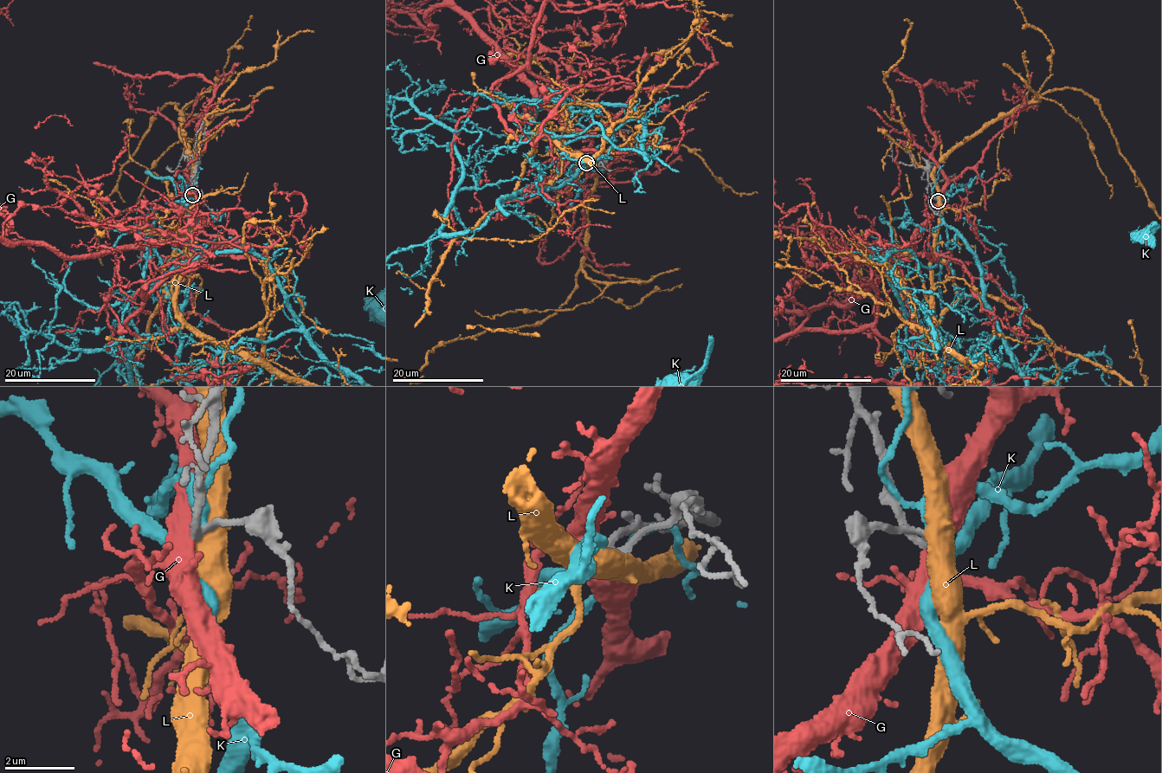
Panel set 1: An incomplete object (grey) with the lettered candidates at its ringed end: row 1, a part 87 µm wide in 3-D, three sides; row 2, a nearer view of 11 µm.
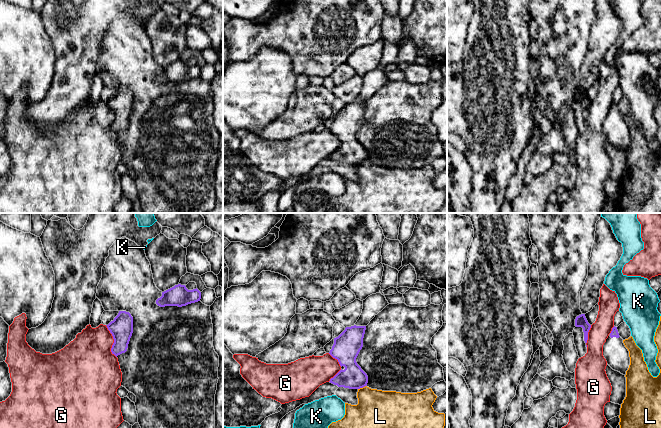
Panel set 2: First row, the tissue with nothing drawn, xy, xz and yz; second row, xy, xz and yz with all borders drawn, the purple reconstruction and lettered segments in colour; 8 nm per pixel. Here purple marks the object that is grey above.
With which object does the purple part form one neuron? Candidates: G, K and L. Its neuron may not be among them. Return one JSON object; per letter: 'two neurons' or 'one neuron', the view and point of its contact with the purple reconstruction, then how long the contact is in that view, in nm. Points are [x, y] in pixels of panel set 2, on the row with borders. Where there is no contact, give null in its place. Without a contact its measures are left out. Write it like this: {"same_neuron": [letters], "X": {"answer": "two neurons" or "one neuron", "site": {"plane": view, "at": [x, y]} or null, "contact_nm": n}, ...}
{"same_neuron": [], "G": {"answer": "two neurons", "site": {"plane": "xy", "at": [114, 341]}, "contact_nm": 280}, "K": {"answer": "two neurons", "site": null}, "L": {"answer": "two neurons", "site": {"plane": "xz", "at": [362, 387]}, "contact_nm": 80}}

